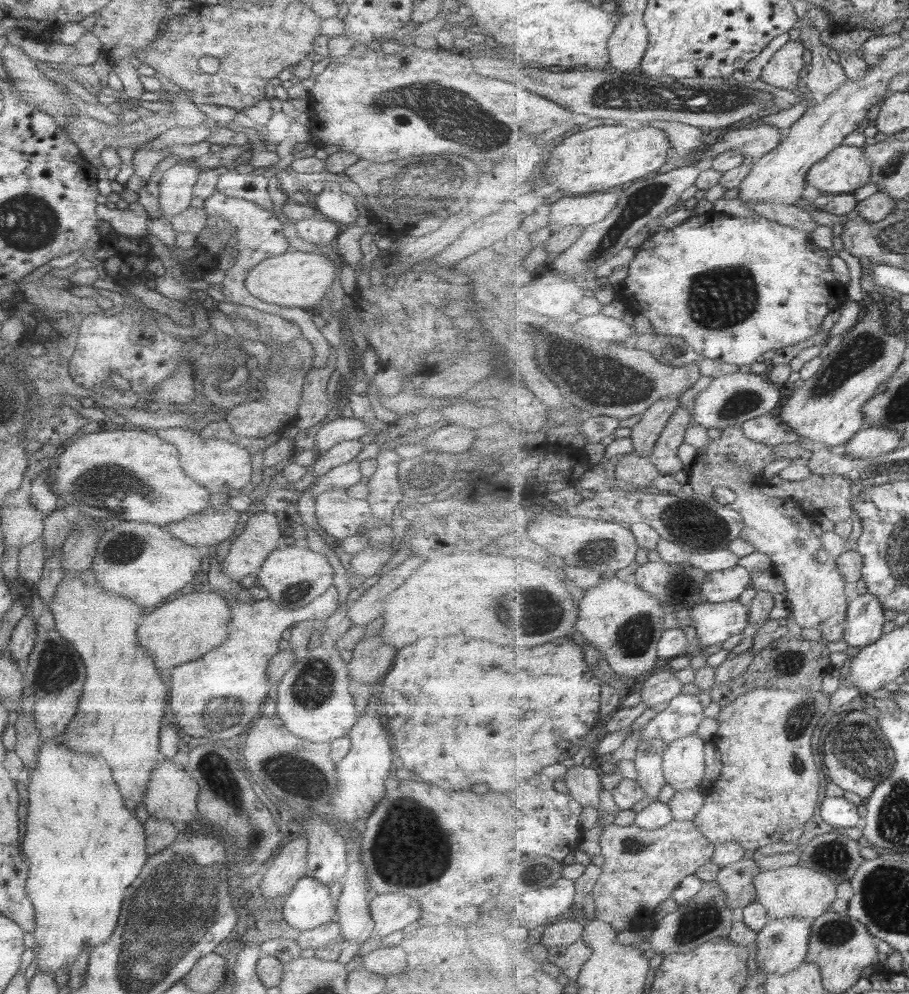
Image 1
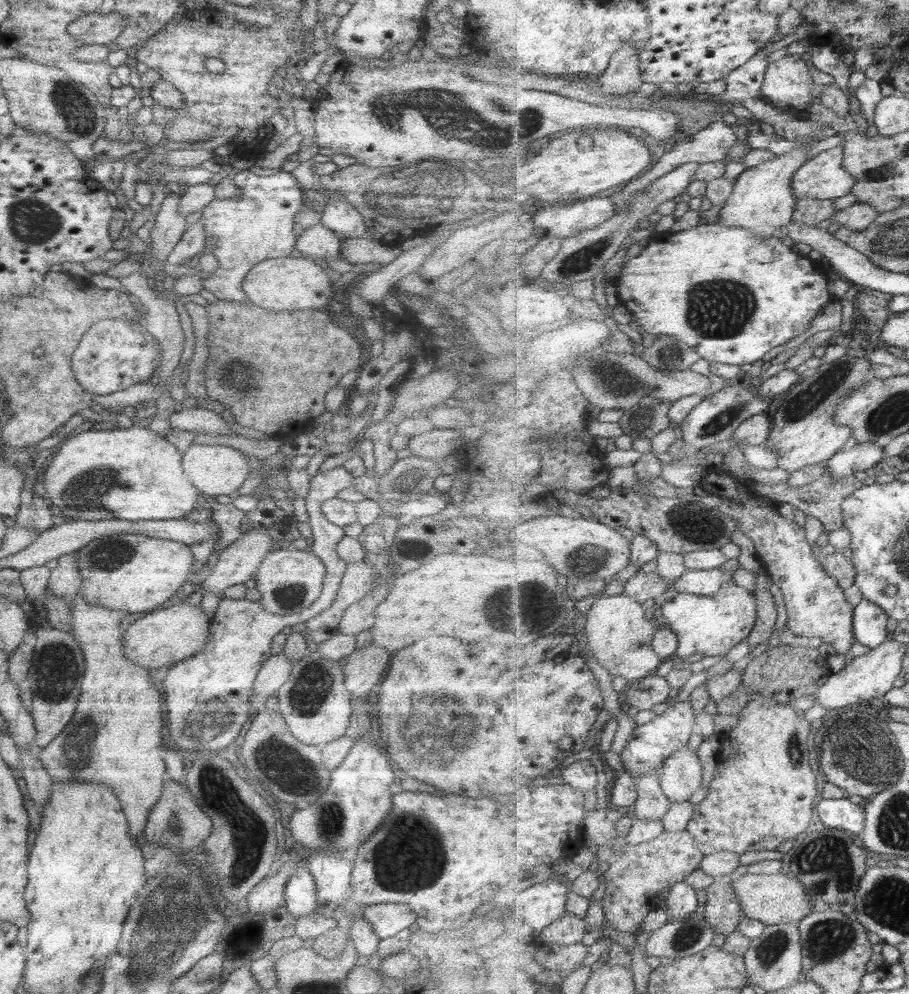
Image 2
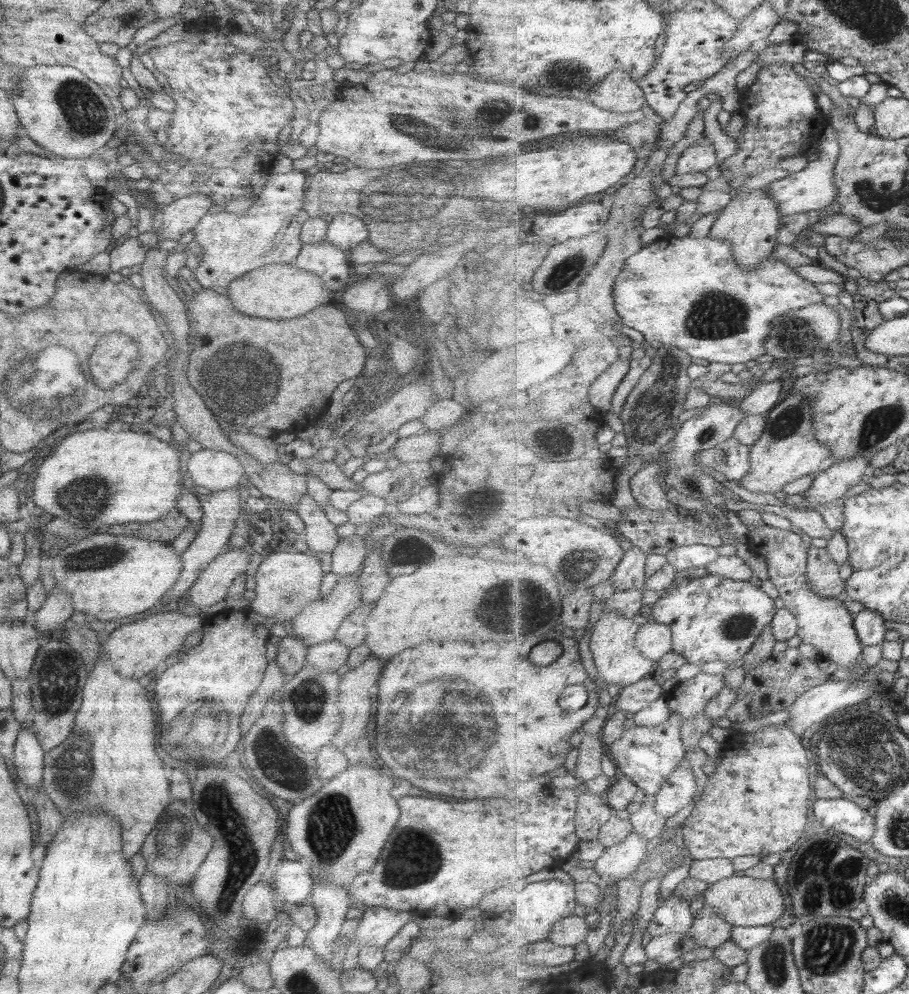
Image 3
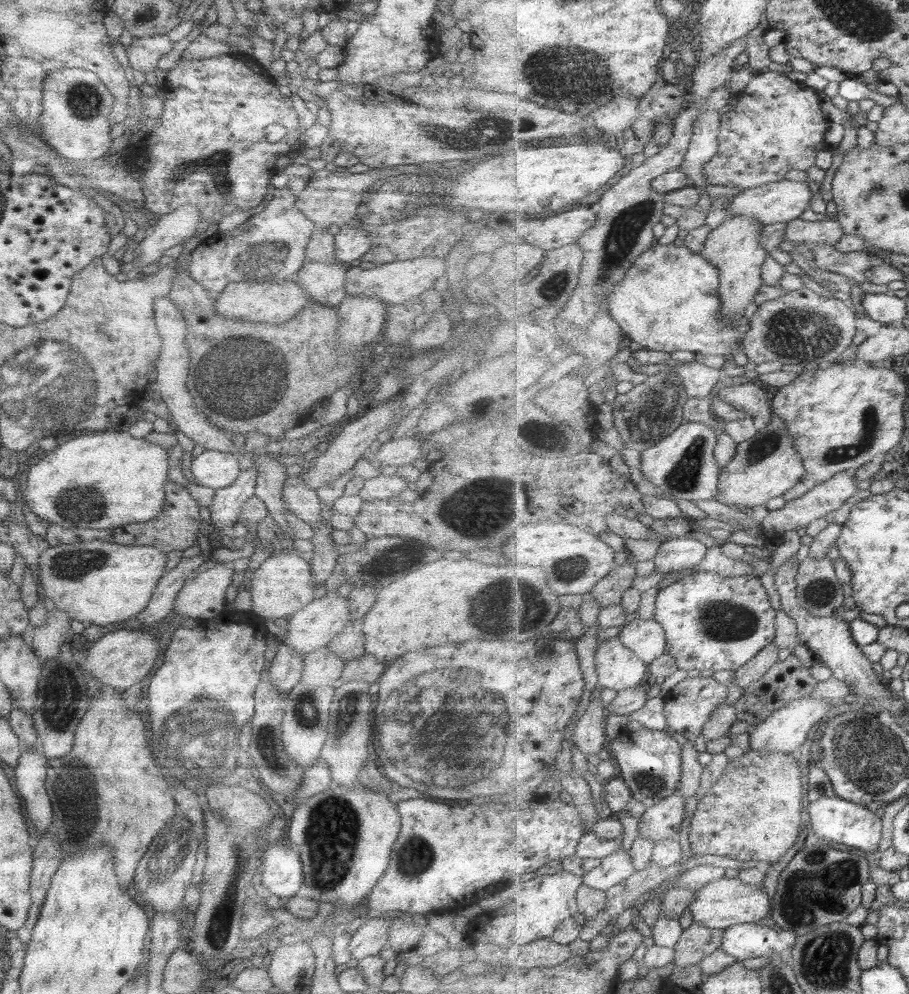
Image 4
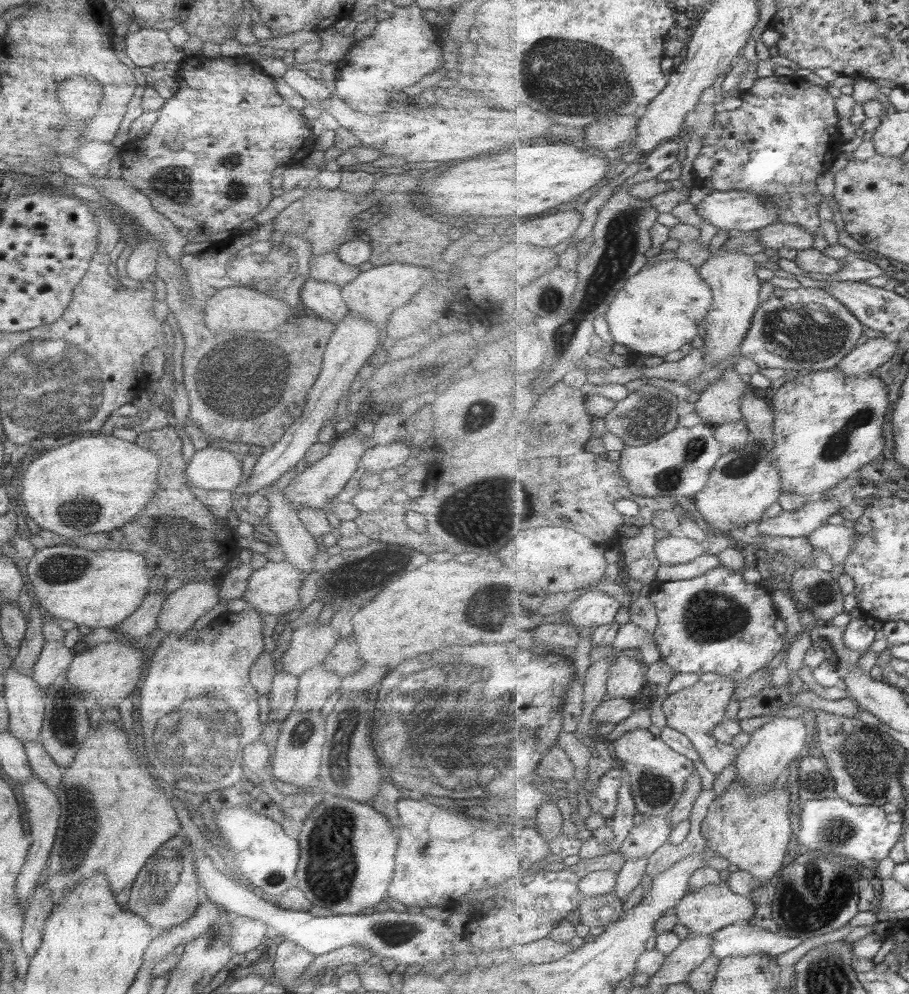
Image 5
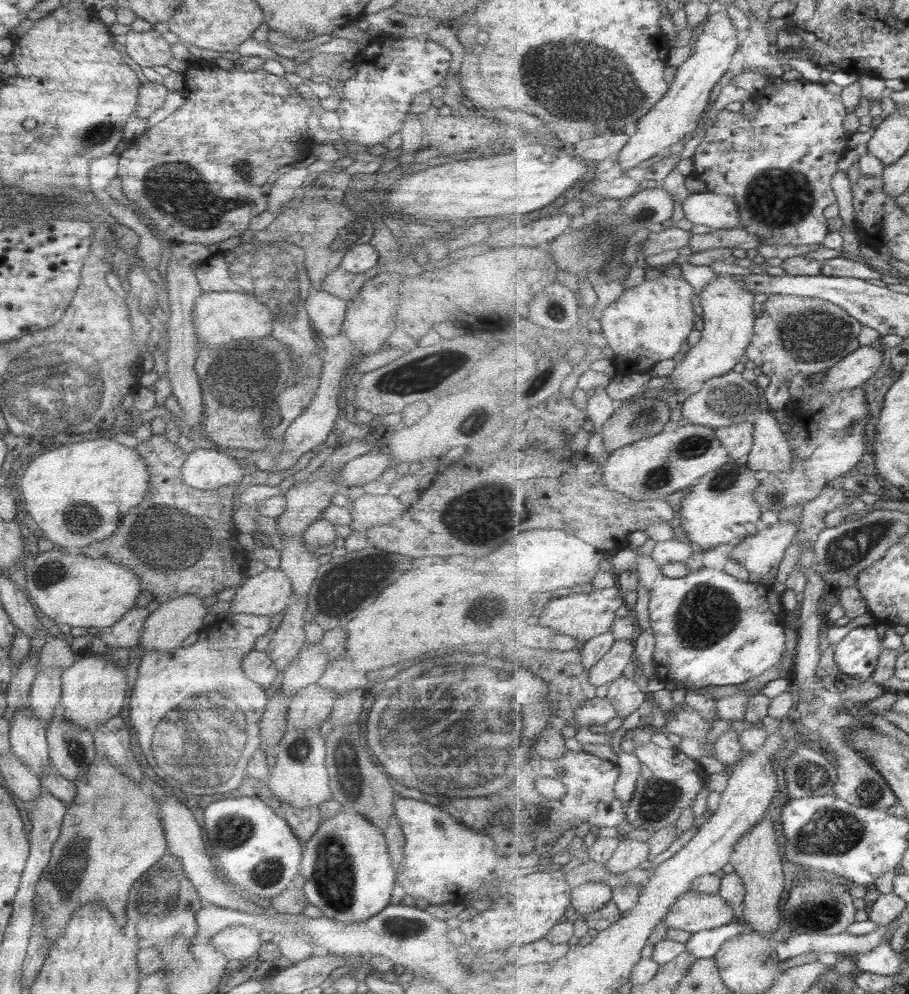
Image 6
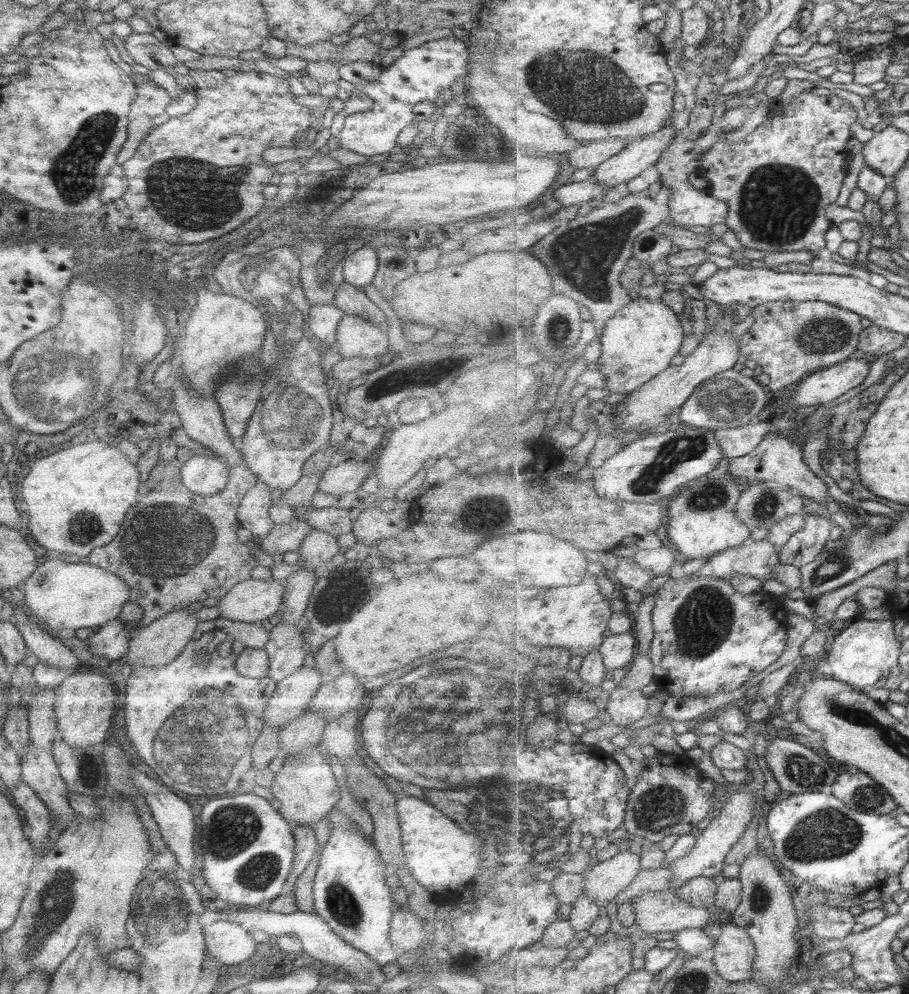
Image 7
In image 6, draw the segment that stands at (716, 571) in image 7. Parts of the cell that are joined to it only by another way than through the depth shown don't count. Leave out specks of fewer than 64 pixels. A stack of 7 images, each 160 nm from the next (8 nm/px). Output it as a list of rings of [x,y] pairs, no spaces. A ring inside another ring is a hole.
[[[778,521],[765,527],[759,534],[741,540],[729,554],[729,558],[759,574],[759,583],[770,586],[778,575],[786,549],[796,540],[799,524]]]

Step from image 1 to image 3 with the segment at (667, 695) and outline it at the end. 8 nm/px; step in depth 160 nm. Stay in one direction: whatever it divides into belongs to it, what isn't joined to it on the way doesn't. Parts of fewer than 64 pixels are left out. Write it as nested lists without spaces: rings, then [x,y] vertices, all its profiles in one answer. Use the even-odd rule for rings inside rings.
[[[650,676],[631,686],[622,687],[611,709],[612,711],[625,711],[632,717],[643,708],[651,706],[663,694],[666,694],[663,685],[659,686],[655,681],[655,676]]]

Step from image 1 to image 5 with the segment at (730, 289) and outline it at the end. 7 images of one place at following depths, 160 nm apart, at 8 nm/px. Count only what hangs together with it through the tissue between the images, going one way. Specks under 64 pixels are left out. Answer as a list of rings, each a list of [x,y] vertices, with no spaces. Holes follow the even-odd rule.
[[[677,257],[670,259],[655,264],[649,262],[641,272],[629,278],[605,314],[612,340],[627,346],[633,355],[663,357],[669,352],[681,350],[685,344],[690,345],[697,334],[703,333],[703,322],[714,300],[713,288],[701,277],[699,268]]]

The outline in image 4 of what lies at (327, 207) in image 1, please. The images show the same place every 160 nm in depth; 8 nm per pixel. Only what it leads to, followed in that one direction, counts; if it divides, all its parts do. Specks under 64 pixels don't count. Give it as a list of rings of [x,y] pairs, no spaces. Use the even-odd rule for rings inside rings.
[[[343,225],[333,236],[334,258],[339,264],[349,264],[369,251],[370,241],[365,230]]]

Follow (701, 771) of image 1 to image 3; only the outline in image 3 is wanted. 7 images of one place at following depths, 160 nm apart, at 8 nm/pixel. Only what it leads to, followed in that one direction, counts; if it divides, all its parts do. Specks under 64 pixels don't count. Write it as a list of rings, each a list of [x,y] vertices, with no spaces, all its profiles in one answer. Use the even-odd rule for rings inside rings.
[[[679,764],[677,771],[669,777],[669,781],[663,784],[661,791],[657,793],[655,811],[660,819],[671,818],[679,814],[683,808],[687,808],[697,795],[697,778],[684,764]]]

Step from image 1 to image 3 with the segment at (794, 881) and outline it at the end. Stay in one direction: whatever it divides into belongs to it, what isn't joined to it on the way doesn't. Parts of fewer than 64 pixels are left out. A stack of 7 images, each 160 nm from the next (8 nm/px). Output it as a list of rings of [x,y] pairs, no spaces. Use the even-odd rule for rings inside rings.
[[[747,875],[730,876],[710,885],[703,894],[705,906],[714,906],[720,915],[734,926],[767,926],[785,914],[785,896],[781,886],[771,880],[759,880]]]

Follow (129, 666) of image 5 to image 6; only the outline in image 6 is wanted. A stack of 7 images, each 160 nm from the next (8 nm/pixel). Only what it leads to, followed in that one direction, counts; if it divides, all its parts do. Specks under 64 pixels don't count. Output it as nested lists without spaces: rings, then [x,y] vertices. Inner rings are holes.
[[[101,655],[78,657],[60,674],[60,714],[71,725],[87,732],[93,731],[97,726],[107,723],[109,719],[118,716],[125,700],[125,669],[120,670],[111,663],[109,656]]]

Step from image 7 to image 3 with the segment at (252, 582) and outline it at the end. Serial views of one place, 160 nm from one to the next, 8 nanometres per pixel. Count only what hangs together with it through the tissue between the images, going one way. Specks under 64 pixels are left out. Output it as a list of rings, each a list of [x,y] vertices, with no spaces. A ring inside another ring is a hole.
[[[272,552],[263,558],[253,575],[255,596],[249,601],[248,609],[259,616],[271,618],[274,622],[287,624],[300,610],[321,597],[320,582],[323,571],[319,560],[306,552]]]

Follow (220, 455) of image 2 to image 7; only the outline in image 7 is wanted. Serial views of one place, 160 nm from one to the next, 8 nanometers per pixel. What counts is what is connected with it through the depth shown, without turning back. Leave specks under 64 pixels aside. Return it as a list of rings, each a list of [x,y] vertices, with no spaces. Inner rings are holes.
[[[192,455],[179,469],[180,483],[199,496],[211,496],[223,490],[228,474],[228,465],[223,460],[207,455]]]

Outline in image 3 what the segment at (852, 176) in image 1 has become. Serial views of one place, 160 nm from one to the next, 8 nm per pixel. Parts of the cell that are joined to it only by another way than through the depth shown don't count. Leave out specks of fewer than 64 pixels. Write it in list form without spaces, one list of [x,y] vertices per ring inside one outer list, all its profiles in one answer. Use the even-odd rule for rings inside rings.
[[[827,124],[823,128],[823,134],[818,139],[818,146],[820,152],[817,160],[809,161],[803,170],[790,173],[787,177],[773,181],[766,187],[770,196],[777,201],[781,214],[789,216],[799,212],[809,212],[809,210],[820,211],[835,202],[839,192],[835,181],[836,162],[842,150],[838,132],[833,125]]]

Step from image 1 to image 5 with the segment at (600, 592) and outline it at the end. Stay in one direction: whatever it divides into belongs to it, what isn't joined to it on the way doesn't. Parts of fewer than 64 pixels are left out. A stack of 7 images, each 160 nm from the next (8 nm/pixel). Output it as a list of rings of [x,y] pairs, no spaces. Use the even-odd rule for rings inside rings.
[[[619,652],[618,657],[609,669],[609,680],[607,683],[608,686],[608,694],[610,698],[633,698],[639,699],[644,695],[644,692],[648,689],[647,678],[645,677],[645,673],[647,672],[647,668],[645,668],[644,664],[641,664],[641,659],[637,657],[627,657],[621,655]]]

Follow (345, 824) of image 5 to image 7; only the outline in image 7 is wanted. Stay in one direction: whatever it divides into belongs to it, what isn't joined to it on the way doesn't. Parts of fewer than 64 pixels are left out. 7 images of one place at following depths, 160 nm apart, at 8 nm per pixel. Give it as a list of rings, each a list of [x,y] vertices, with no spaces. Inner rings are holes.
[[[329,829],[329,837],[319,853],[317,872],[312,881],[313,910],[349,946],[383,966],[399,956],[399,950],[387,941],[395,906],[393,891],[383,881],[388,871],[379,853],[363,837],[360,829]]]

